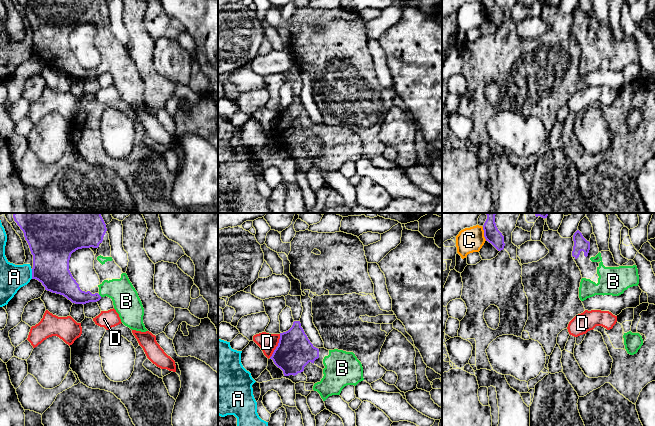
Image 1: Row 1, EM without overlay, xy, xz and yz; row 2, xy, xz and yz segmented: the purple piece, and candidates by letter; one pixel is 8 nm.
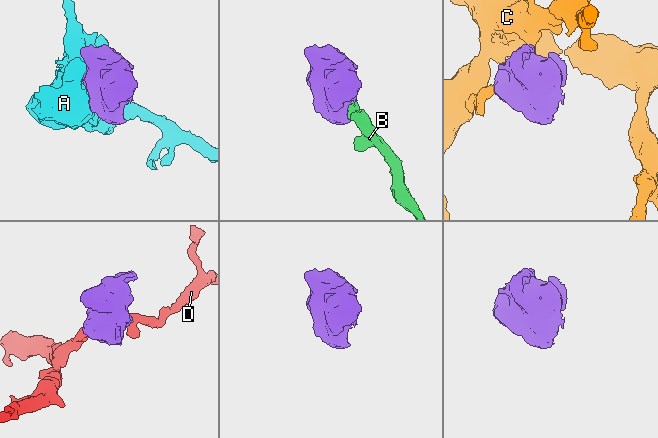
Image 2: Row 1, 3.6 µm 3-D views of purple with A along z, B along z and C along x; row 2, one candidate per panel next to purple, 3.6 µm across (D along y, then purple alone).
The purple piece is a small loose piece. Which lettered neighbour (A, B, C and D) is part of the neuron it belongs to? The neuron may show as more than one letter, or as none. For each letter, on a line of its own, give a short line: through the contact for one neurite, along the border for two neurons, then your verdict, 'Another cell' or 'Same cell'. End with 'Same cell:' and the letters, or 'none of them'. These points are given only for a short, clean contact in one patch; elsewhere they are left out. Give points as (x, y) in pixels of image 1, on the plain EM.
A: Another cell
B: Same cell
C: Line: yz (482, 3), (486, 16). Another cell
D: Line: xz (280, 110), (278, 121), (269, 133). Another cell
Same cell: B

